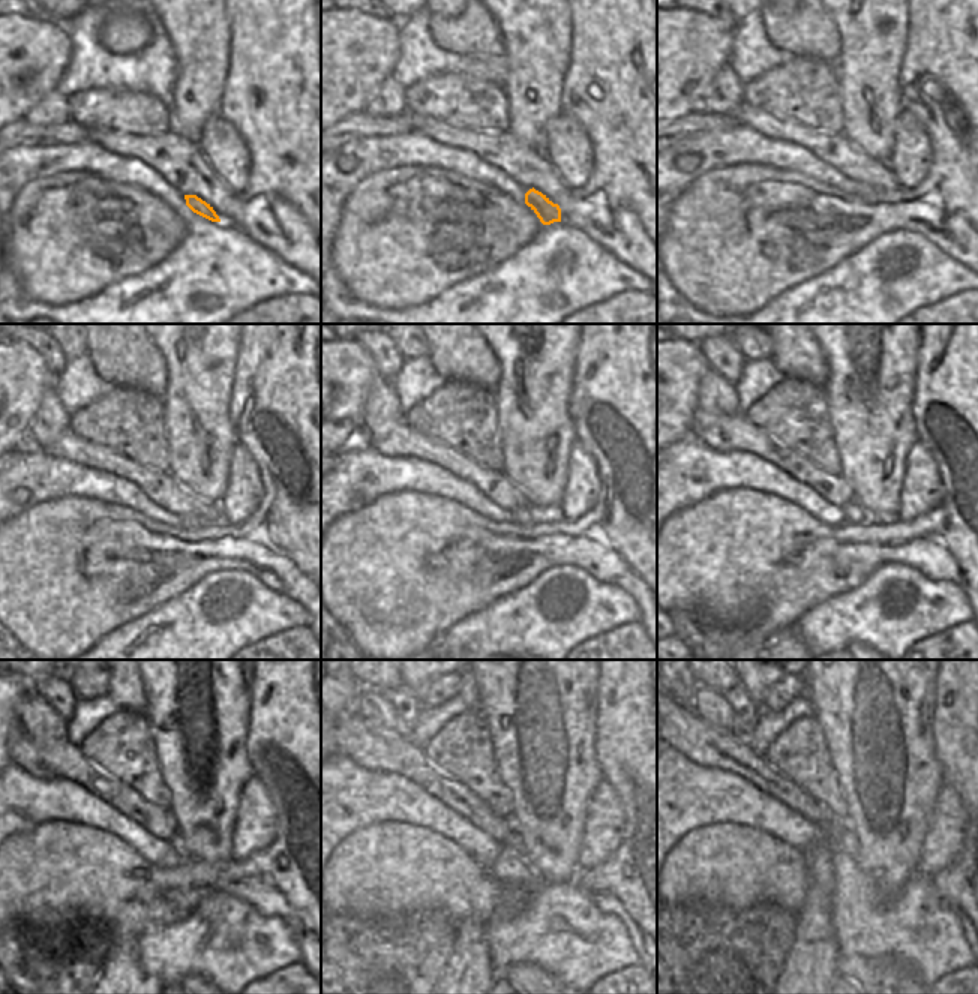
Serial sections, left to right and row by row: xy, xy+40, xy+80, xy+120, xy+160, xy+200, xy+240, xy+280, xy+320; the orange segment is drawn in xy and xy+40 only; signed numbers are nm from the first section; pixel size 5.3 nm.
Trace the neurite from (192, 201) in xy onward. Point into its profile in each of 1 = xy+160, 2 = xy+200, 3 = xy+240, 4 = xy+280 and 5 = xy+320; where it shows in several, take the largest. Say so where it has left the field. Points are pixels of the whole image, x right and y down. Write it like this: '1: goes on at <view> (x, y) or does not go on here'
1: goes on at xy+160 (537, 516)
2: goes on at xy+200 (855, 514)
3: goes on at xy+240 (177, 841)
4: goes on at xy+280 (515, 843)
5: goes on at xy+320 (845, 840)

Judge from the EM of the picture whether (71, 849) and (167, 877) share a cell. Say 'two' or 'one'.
one

